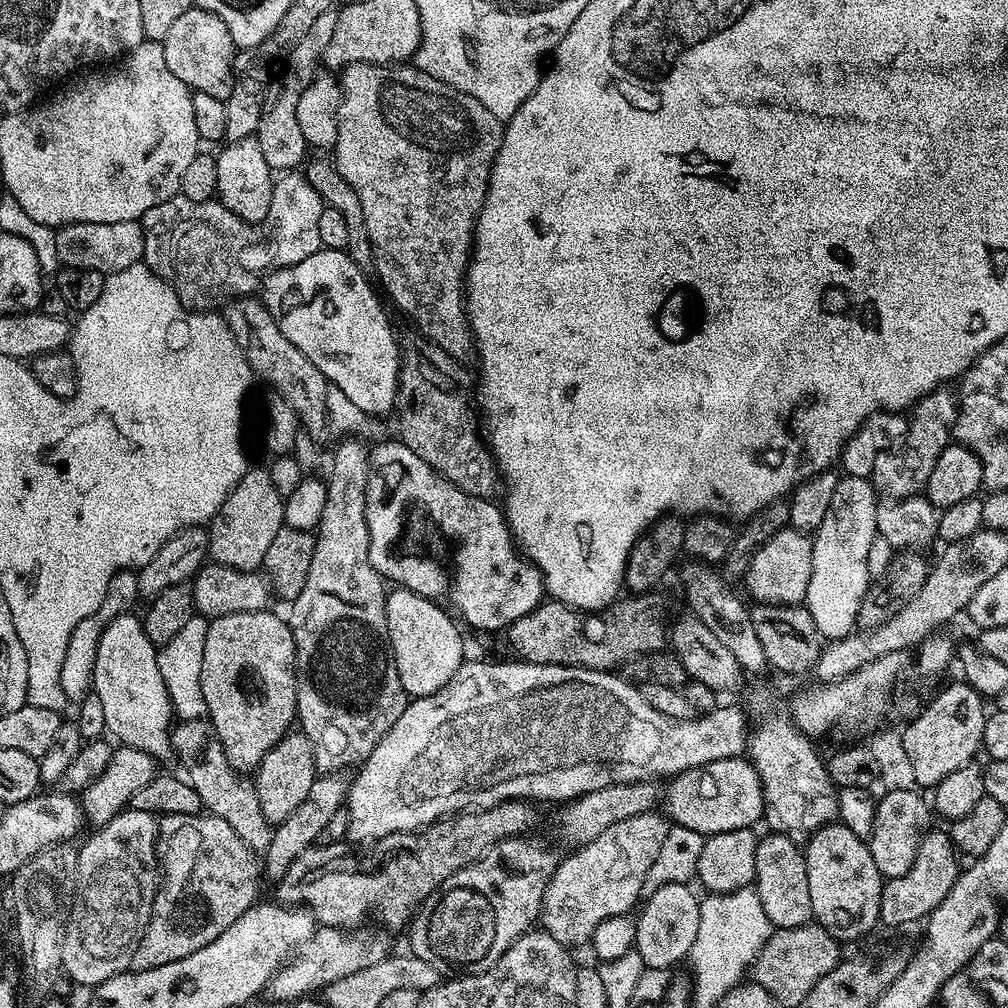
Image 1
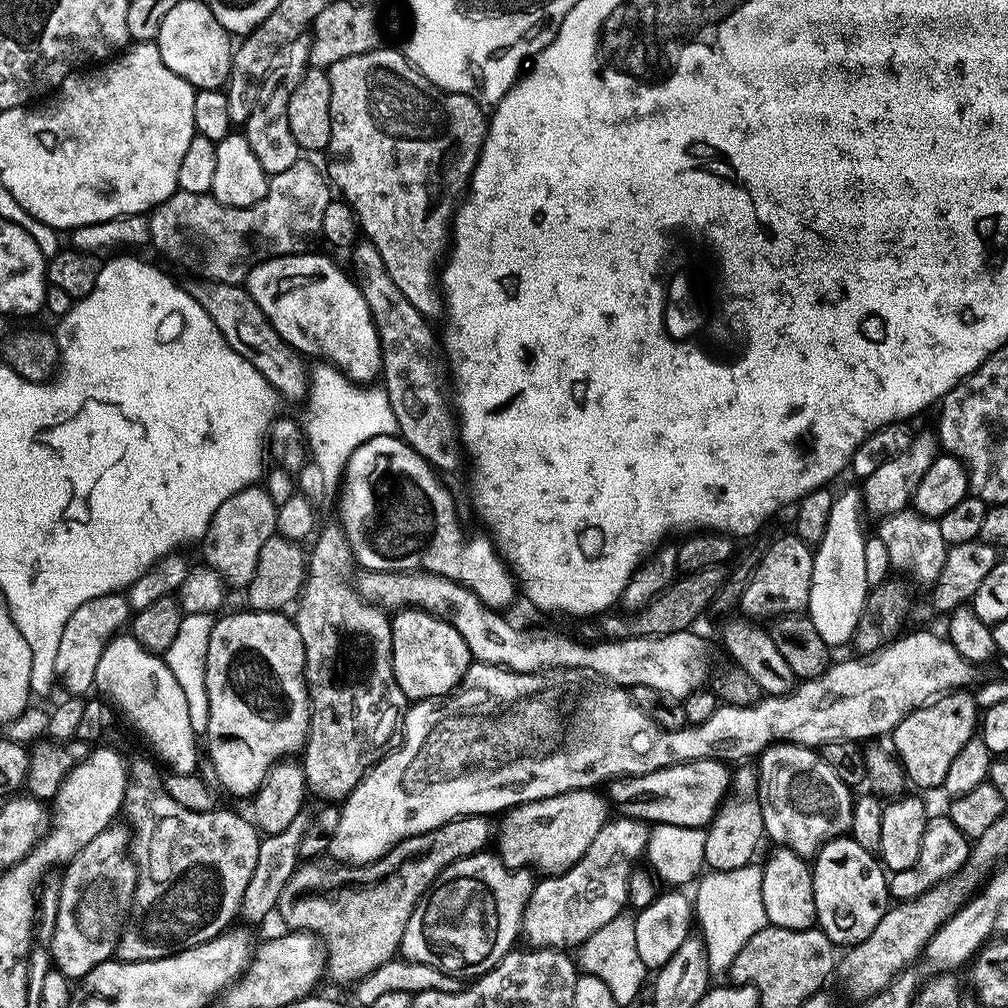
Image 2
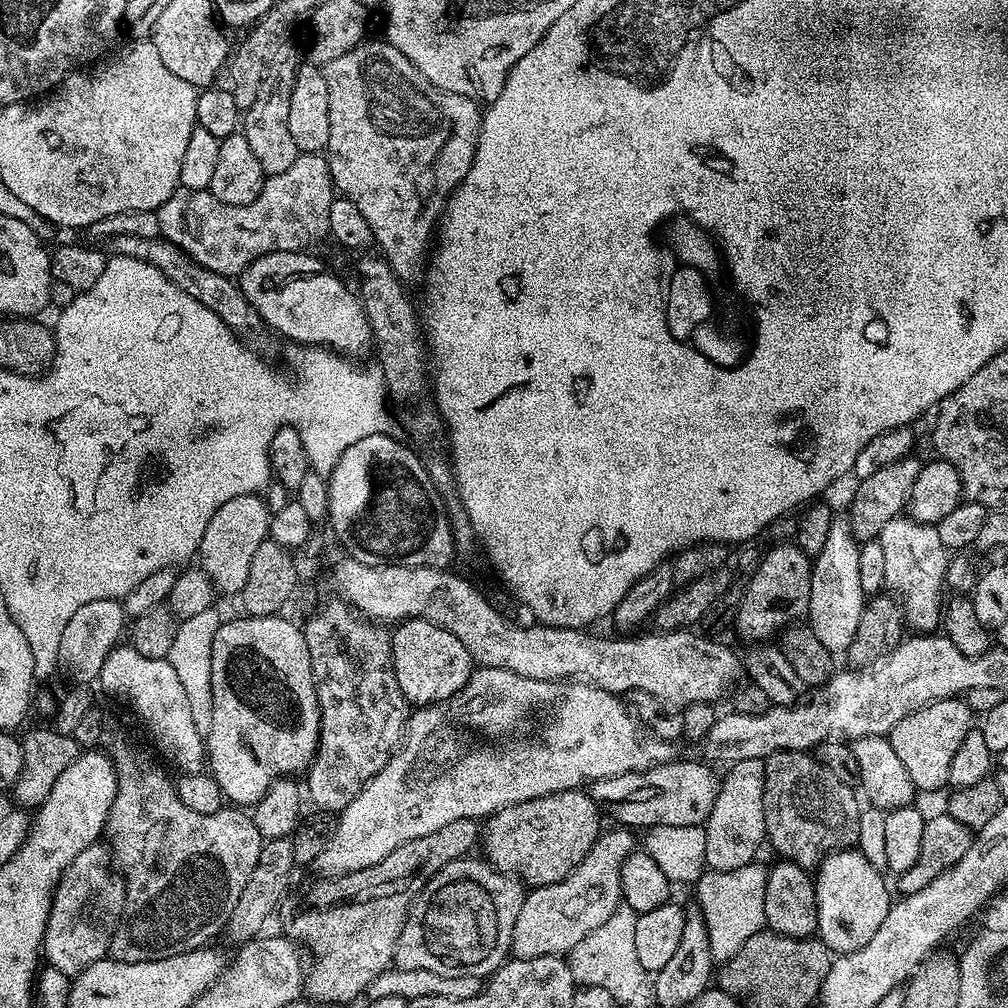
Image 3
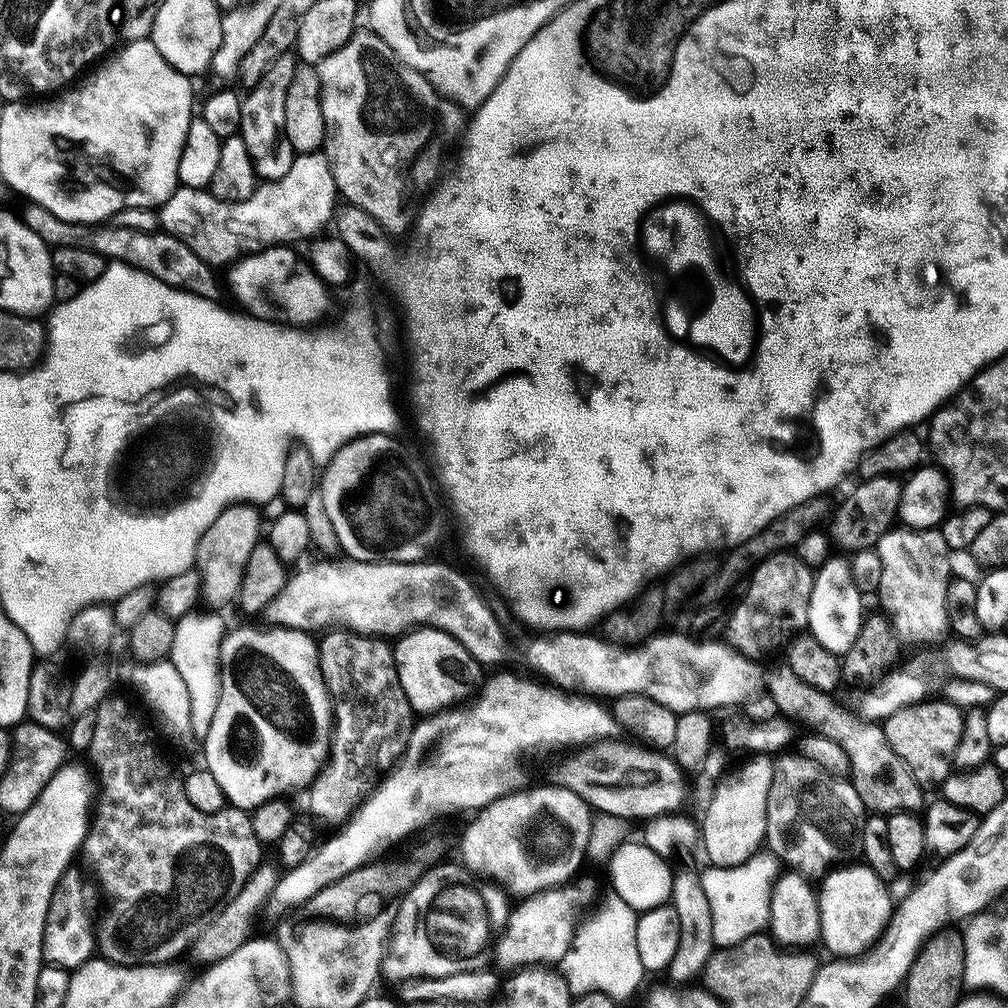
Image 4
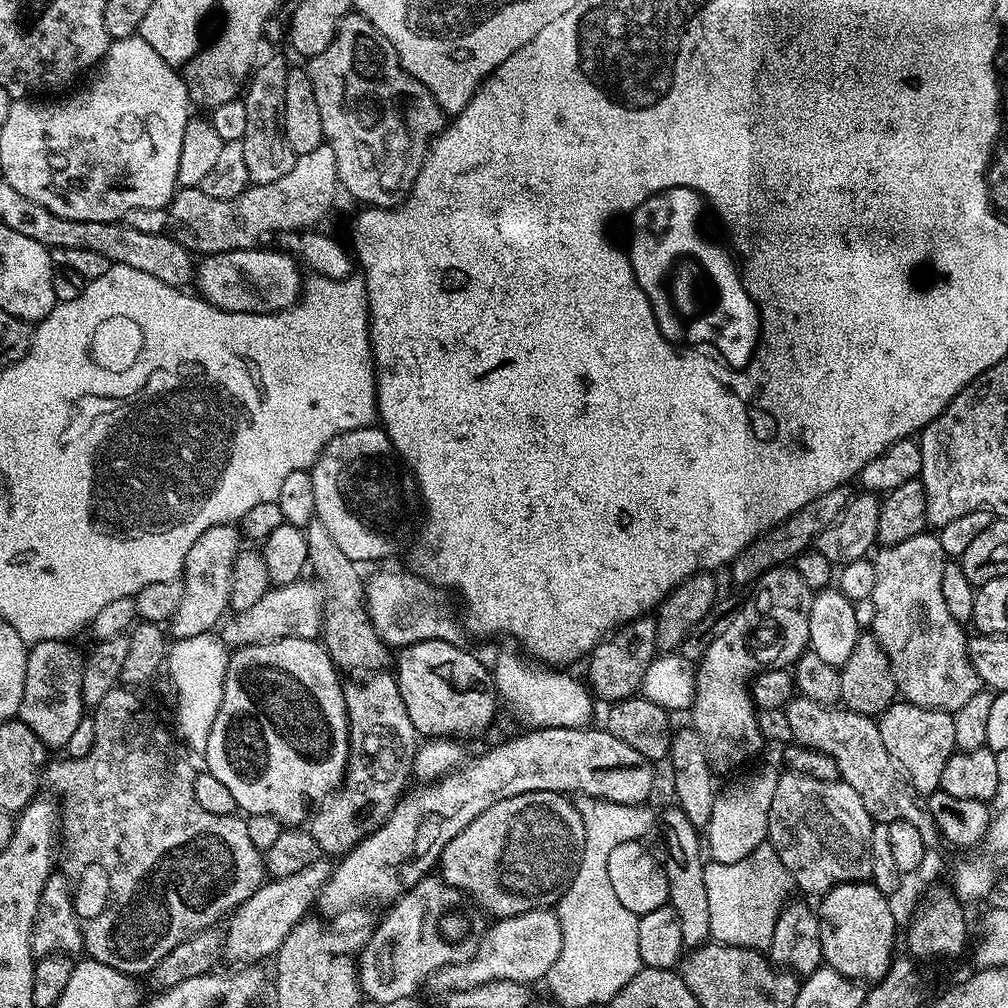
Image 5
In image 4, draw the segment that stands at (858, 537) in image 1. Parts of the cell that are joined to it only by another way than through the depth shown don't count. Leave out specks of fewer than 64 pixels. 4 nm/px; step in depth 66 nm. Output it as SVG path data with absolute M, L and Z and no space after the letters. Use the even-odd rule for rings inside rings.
M833 555L822 567L815 569L812 577L807 631L818 638L826 650L843 657L844 652L854 646L854 638L858 638L866 615L866 609L860 600L863 600L862 594L850 578L848 560L843 555Z

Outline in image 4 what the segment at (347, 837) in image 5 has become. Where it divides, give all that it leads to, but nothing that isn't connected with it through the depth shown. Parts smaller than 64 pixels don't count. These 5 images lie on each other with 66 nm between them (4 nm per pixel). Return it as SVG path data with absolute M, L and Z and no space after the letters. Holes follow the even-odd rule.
M328 630L323 633L323 636L324 641L321 639L318 644L320 650L320 669L324 675L324 682L328 686L328 695L331 696L334 701L334 729L332 731L332 746L328 763L324 765L315 780L308 785L306 795L308 795L309 810L312 811L322 823L340 826L352 819L352 813L376 791L382 777L395 768L397 760L399 760L400 757L403 756L404 751L408 749L408 739L412 737L412 729L414 727L414 713L410 702L406 698L406 694L402 690L402 686L398 682L398 670L396 669L396 663L392 657L393 645L389 643L387 639L374 636L361 636L359 632L353 632L351 630Z

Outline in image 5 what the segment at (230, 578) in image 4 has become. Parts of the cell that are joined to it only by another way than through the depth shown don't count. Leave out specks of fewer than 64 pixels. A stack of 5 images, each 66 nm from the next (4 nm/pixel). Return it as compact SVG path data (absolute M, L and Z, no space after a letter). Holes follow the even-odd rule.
M229 522L210 526L210 530L205 530L198 542L190 546L190 554L186 554L182 573L184 597L170 621L170 632L175 639L212 632L215 624L219 625L225 619L224 612L229 611L230 574L234 558L242 551L240 540L242 541L241 529L235 523Z

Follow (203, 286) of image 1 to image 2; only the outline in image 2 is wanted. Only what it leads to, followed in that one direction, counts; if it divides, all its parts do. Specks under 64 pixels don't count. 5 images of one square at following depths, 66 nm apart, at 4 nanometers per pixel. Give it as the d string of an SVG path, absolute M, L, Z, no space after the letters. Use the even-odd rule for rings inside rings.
M301 158L294 162L294 166L290 166L290 170L282 170L282 174L271 177L266 198L249 208L226 206L215 200L211 194L173 191L161 204L155 205L154 211L148 216L152 235L151 247L156 247L162 255L169 256L176 264L183 262L184 252L188 256L196 255L200 260L194 261L192 268L197 277L210 280L214 284L239 285L247 281L253 264L268 260L272 256L290 256L305 251L311 245L308 243L320 236L322 210L326 210L326 206L334 198L325 173L321 169L319 172L308 160L311 159Z

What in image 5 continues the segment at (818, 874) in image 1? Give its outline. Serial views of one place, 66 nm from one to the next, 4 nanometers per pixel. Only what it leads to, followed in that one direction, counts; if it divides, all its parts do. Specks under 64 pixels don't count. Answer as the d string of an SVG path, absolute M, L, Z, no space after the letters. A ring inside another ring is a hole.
M871 882L838 884L824 893L819 904L824 964L857 982L880 980L893 962L892 947L896 944L896 916L888 905L889 897L883 896Z

